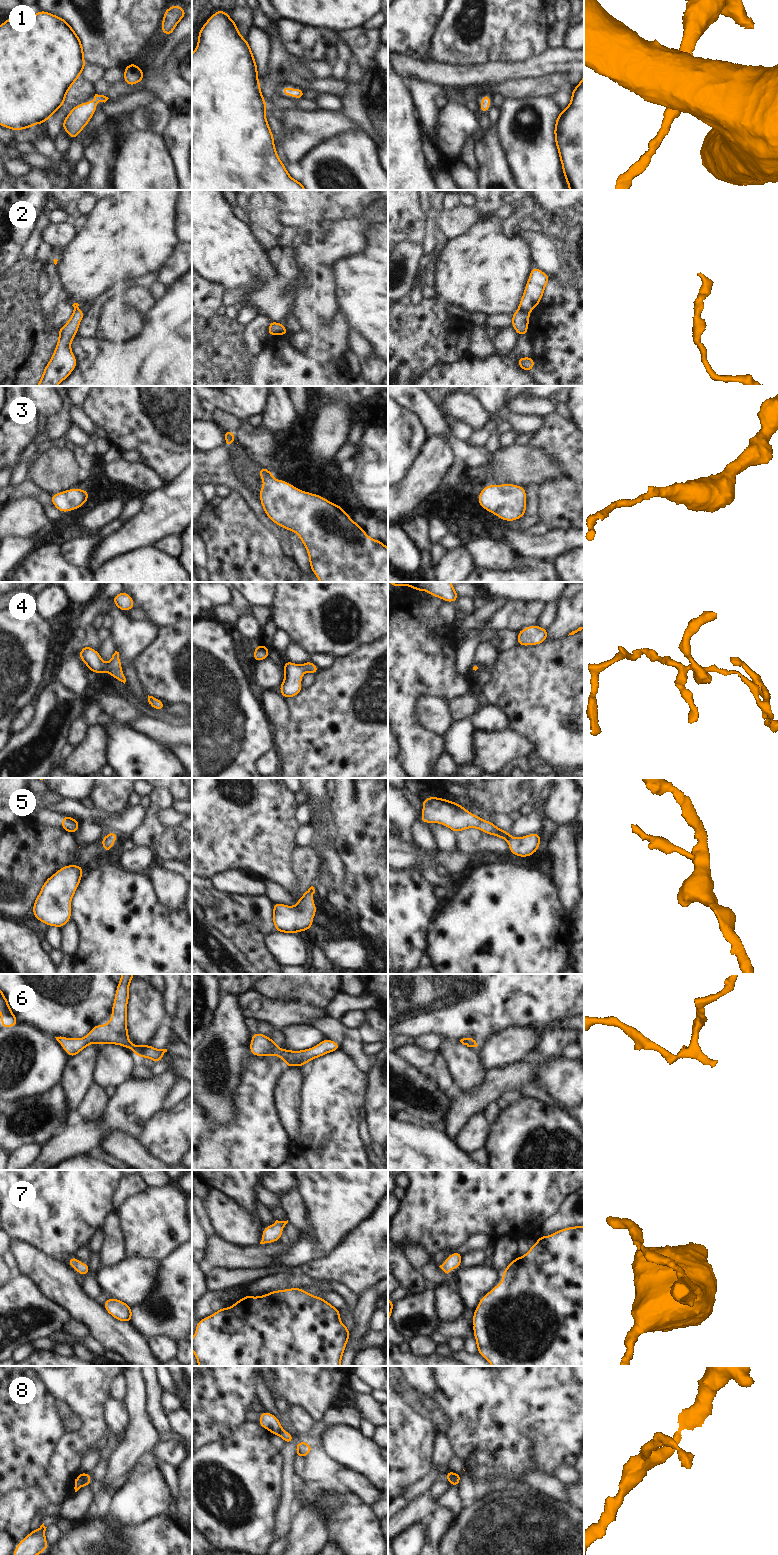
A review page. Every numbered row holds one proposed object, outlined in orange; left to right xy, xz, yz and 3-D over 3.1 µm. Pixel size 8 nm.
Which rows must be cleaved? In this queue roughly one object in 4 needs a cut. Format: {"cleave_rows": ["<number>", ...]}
{"cleave_rows": ["2", "8"]}

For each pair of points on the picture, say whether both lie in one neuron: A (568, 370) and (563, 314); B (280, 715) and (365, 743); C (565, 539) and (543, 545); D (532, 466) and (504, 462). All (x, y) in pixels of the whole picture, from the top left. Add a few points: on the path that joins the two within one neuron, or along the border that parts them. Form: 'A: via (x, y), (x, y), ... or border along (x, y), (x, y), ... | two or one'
A: via (567, 356), (562, 351), (566, 346), (566, 328) | one
B: border along (284, 699), (288, 709), (288, 722), (273, 731) | two
C: via (560, 541), (548, 545) | one
D: via (525, 465), (511, 463) | one

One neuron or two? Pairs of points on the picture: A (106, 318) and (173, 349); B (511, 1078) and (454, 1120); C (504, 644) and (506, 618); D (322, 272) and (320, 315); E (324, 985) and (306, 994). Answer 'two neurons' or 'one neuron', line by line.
A: two neurons
B: one neuron
C: two neurons
D: one neuron
E: one neuron

